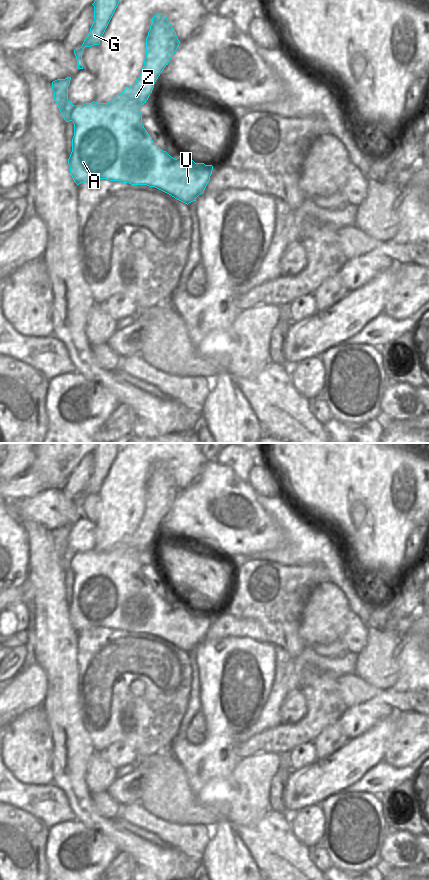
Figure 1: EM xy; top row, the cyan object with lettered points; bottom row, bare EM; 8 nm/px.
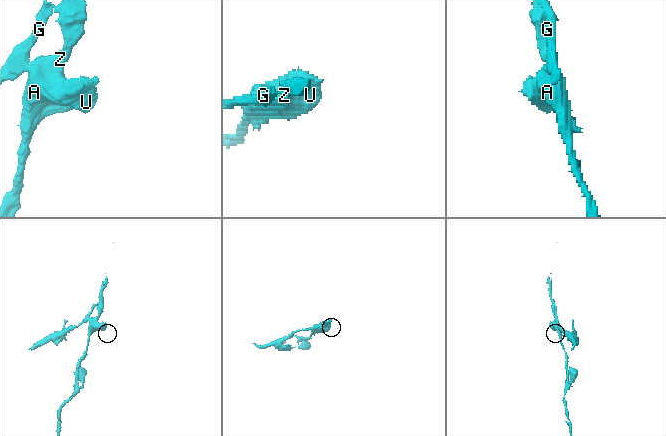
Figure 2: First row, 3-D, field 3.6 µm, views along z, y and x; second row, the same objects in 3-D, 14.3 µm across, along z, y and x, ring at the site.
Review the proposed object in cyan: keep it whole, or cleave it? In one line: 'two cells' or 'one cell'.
two cells

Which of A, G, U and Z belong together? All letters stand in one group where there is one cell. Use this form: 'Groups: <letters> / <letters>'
Groups: A U Z / G.

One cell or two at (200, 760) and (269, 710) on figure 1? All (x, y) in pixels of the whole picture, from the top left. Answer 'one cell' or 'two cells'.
two cells

